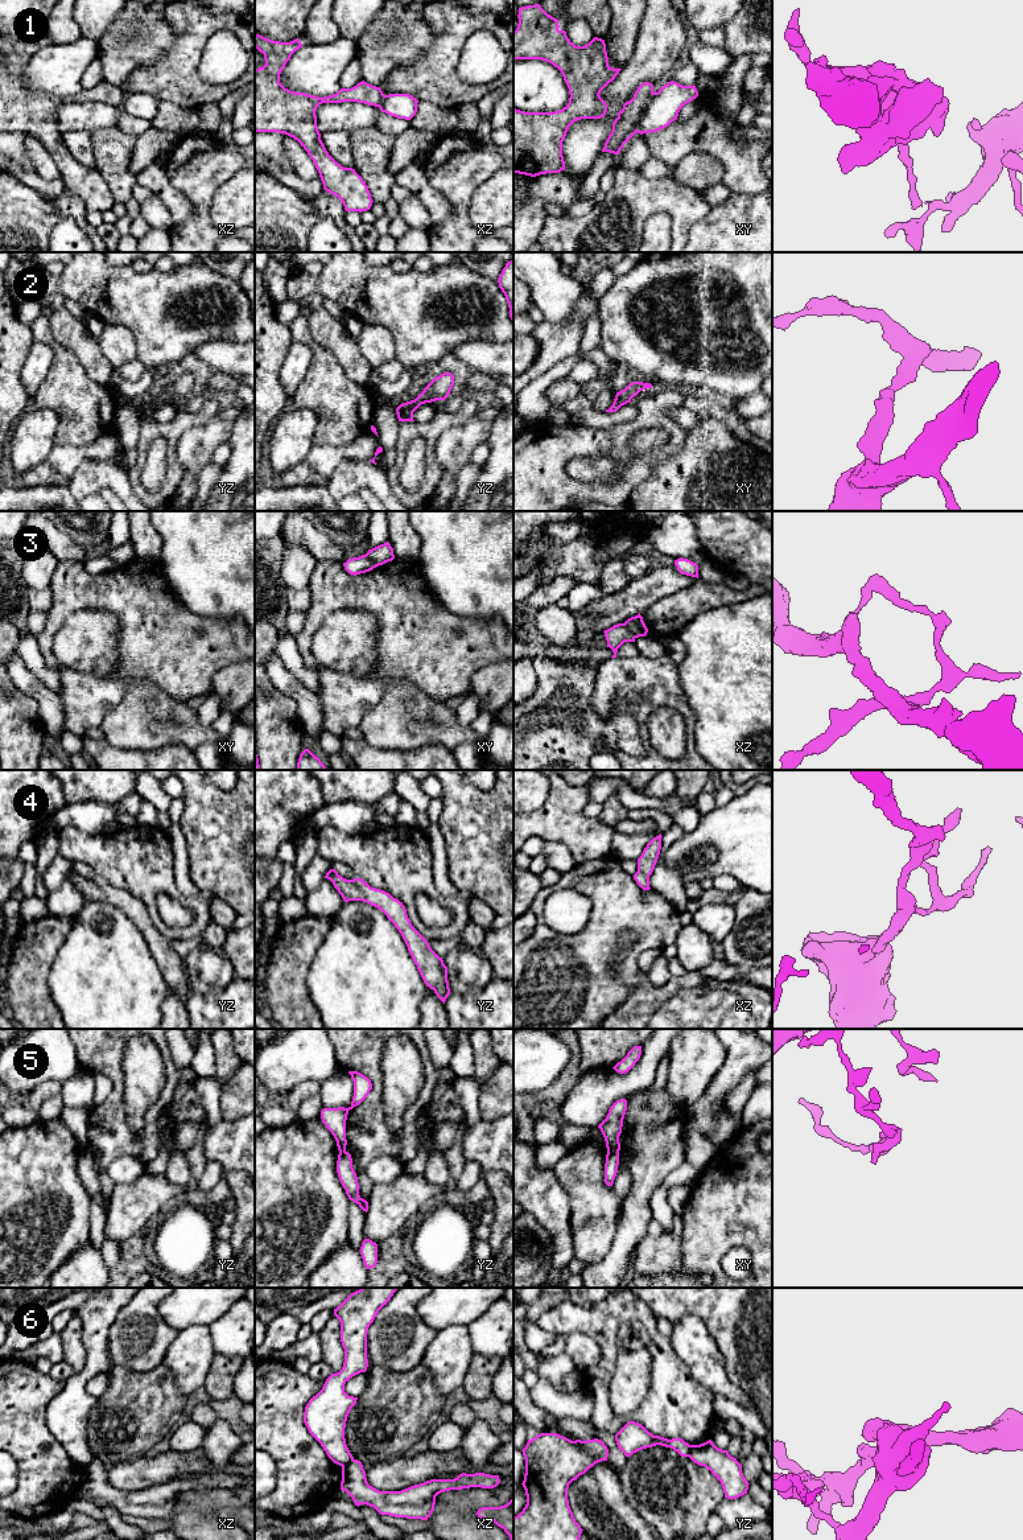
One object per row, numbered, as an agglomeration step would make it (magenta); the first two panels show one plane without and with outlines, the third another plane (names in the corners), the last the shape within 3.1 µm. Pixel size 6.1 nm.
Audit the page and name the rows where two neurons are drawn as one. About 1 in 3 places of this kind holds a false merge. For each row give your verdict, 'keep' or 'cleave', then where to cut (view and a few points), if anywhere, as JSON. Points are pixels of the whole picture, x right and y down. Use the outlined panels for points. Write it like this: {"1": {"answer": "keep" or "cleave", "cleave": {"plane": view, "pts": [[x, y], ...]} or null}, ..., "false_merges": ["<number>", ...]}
{"1": {"answer": "cleave", "cleave": {"plane": "xy", "pts": [[654, 93], [635, 131]]}}, "2": {"answer": "keep", "cleave": null}, "3": {"answer": "cleave", "cleave": {"plane": "xz", "pts": [[623, 624], [636, 637]]}}, "4": {"answer": "keep", "cleave": null}, "5": {"answer": "cleave", "cleave": {"plane": "xy", "pts": [[607, 1151], [618, 1152]]}}, "6": {"answer": "cleave", "cleave": {"plane": "xz", "pts": [[353, 1458], [342, 1466]]}}, "false_merges": ["1", "3", "5", "6"]}

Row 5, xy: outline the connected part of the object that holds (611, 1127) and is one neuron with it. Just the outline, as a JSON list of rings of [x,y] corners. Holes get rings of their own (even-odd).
[[[616,1100],[609,1109],[606,1119],[598,1125],[601,1129],[607,1152],[619,1152],[619,1136],[622,1133],[623,1119],[627,1111],[627,1100]]]

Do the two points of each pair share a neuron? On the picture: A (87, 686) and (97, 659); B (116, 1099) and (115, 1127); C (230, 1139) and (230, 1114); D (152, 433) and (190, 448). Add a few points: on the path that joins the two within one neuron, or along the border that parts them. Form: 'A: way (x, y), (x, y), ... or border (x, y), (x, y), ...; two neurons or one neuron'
A: border (119, 658), (112, 676), (62, 664); two neurons
B: way (115, 1106), (115, 1120); one neuron
C: border (240, 1118), (232, 1121), (223, 1121); two neurons
D: border (202, 424), (189, 428), (177, 443), (182, 473); two neurons

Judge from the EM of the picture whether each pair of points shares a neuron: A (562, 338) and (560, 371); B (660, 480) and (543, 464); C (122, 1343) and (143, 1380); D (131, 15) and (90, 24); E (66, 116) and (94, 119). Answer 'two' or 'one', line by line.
A: two
B: two
C: two
D: two
E: one

